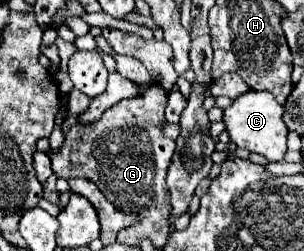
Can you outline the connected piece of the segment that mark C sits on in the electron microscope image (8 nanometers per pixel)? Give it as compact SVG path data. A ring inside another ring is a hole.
M250 90L240 98L236 98L228 110L224 110L224 124L230 134L230 140L236 142L238 148L246 148L250 152L262 154L268 160L278 162L278 160L284 160L284 154L288 150L286 146L288 128L284 126L282 114L284 114L284 108L272 98L272 94Z

